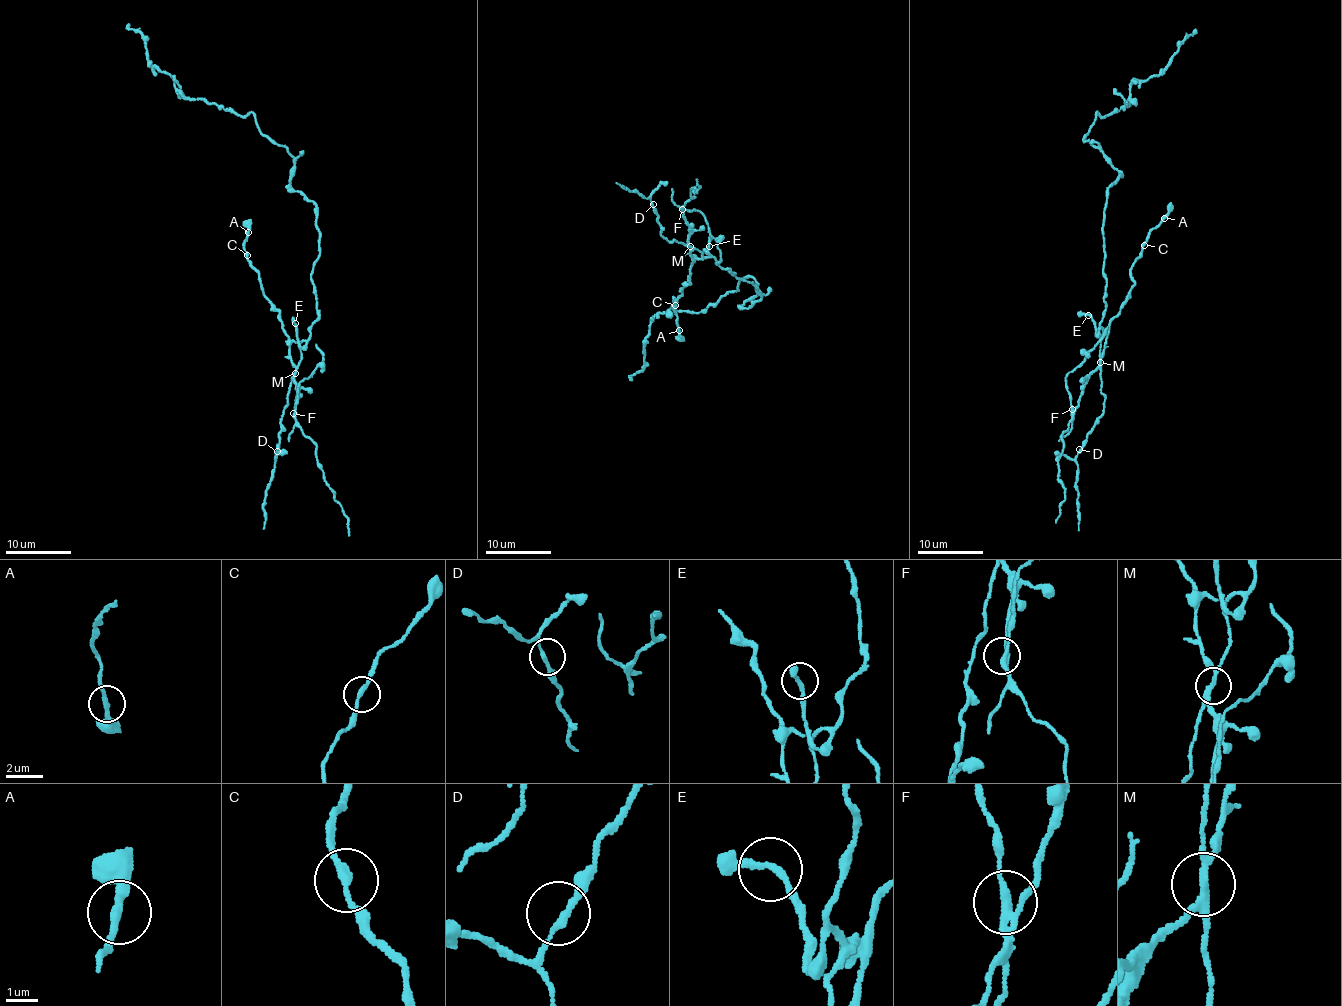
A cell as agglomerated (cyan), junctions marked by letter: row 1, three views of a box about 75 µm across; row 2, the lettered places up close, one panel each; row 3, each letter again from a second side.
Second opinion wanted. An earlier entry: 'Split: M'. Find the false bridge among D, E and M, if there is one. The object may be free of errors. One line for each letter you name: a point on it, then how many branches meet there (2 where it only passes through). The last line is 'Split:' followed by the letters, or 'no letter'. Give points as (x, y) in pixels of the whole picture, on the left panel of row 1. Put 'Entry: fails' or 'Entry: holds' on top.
Entry: holds
M: at (295, 373); 4 branches meet
Split: M

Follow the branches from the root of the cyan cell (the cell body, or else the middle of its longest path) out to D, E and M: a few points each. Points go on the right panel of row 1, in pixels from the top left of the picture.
D: (1107, 199), (1103, 224), (1106, 306), (1099, 332), (1104, 407), (1102, 417), (1079, 449)
E: (1107, 199), (1103, 224), (1106, 306), (1098, 334), (1094, 321), (1088, 315)
M: (1107, 199), (1103, 211), (1103, 276), (1107, 286), (1099, 332), (1100, 362)

